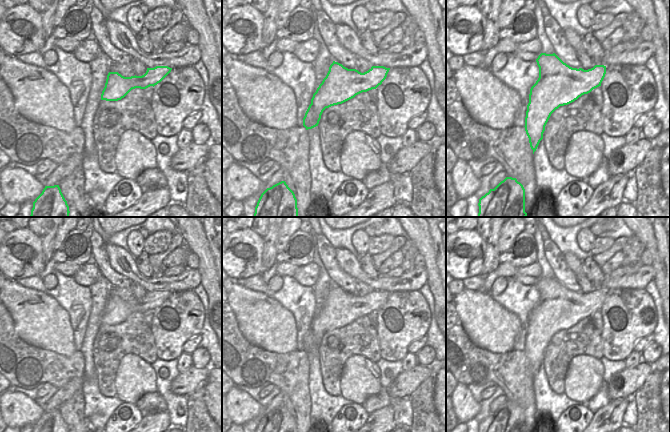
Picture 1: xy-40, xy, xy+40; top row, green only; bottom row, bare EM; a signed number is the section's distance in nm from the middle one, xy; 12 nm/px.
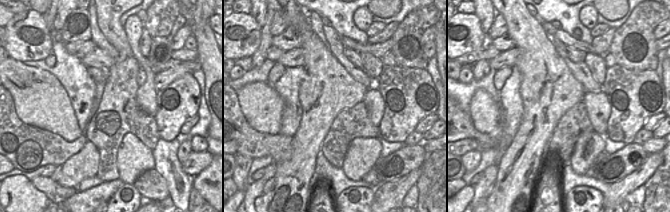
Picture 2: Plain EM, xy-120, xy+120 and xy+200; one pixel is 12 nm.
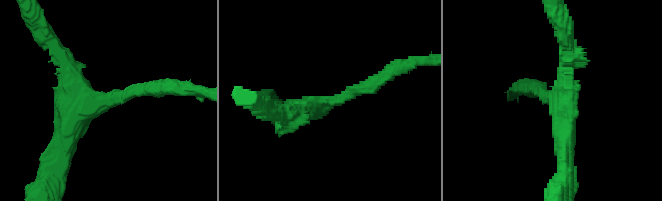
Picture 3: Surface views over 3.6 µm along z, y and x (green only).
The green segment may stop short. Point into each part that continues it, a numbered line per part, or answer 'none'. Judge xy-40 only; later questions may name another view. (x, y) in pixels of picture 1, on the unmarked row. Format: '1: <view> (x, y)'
none

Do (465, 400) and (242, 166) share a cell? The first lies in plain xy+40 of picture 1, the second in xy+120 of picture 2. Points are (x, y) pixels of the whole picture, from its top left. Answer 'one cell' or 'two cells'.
one cell

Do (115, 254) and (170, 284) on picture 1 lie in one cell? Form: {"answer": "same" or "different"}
{"answer": "same"}

